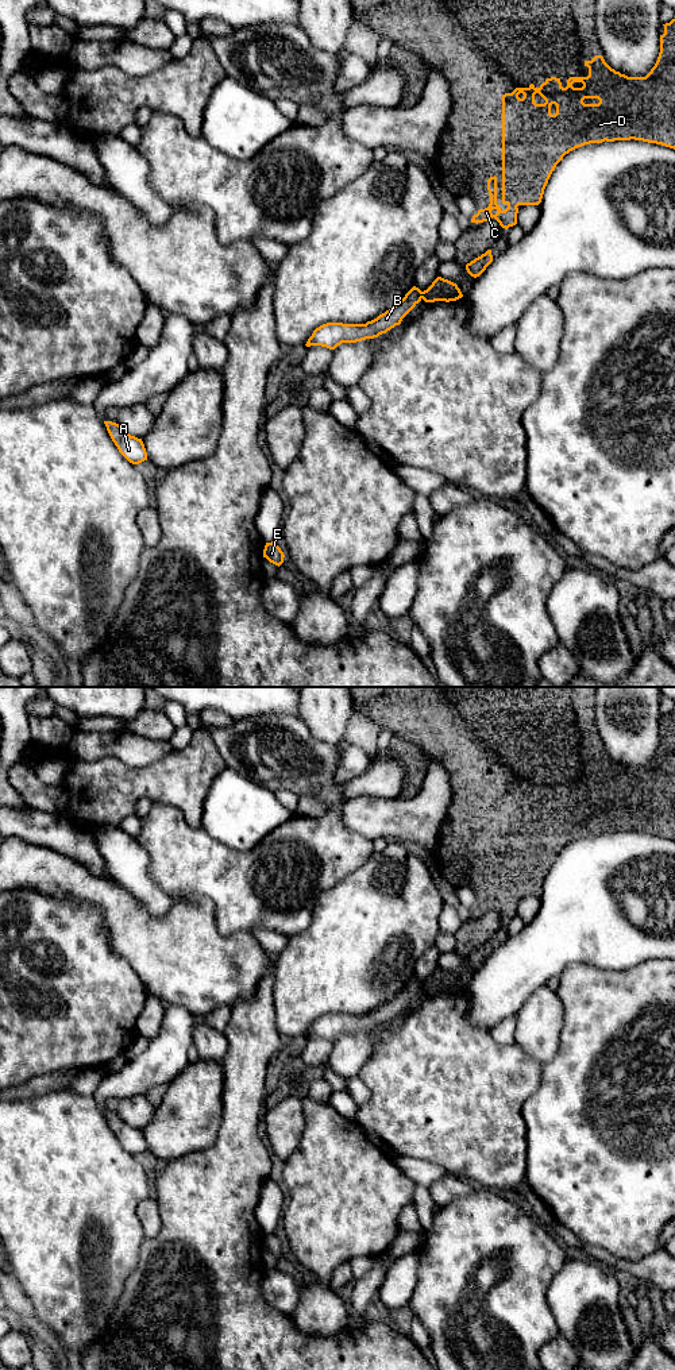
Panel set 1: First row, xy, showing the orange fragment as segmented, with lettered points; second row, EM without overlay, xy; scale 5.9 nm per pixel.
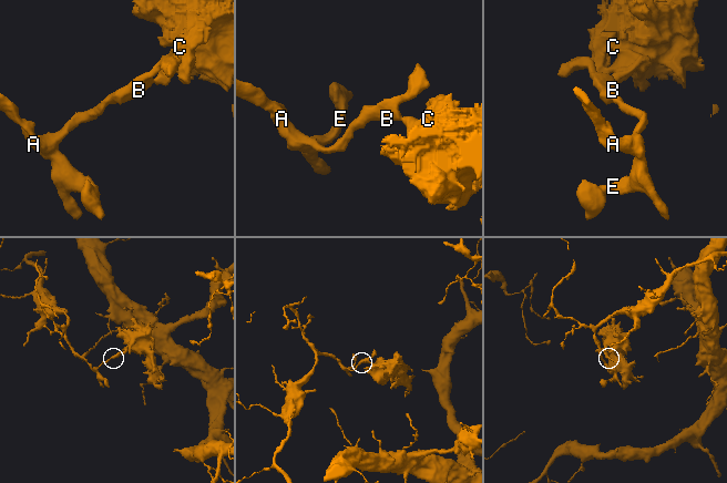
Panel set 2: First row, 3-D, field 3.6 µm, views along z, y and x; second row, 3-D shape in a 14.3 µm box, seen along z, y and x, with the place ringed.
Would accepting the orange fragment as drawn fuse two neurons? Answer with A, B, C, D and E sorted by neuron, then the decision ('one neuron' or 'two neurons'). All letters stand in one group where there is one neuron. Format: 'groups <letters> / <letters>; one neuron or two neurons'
groups A B E / C D; two neurons

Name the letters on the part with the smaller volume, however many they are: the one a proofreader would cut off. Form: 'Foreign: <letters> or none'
Foreign: C, D

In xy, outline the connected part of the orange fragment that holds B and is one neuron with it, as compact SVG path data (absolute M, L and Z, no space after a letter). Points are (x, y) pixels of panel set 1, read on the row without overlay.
M413 977L393 999L366 1015L327 1014L316 1019L306 1033L306 1038L321 1037L335 1041L342 1034L356 1034L378 1029L396 1016L421 992L423 983Z

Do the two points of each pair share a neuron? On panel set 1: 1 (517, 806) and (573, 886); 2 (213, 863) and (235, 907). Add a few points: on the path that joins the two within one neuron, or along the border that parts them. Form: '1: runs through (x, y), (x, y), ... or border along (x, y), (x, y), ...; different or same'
1: border along (578, 838), (569, 842), (556, 856), (542, 888); different
2: runs through (224, 873), (235, 884), (235, 896); same

